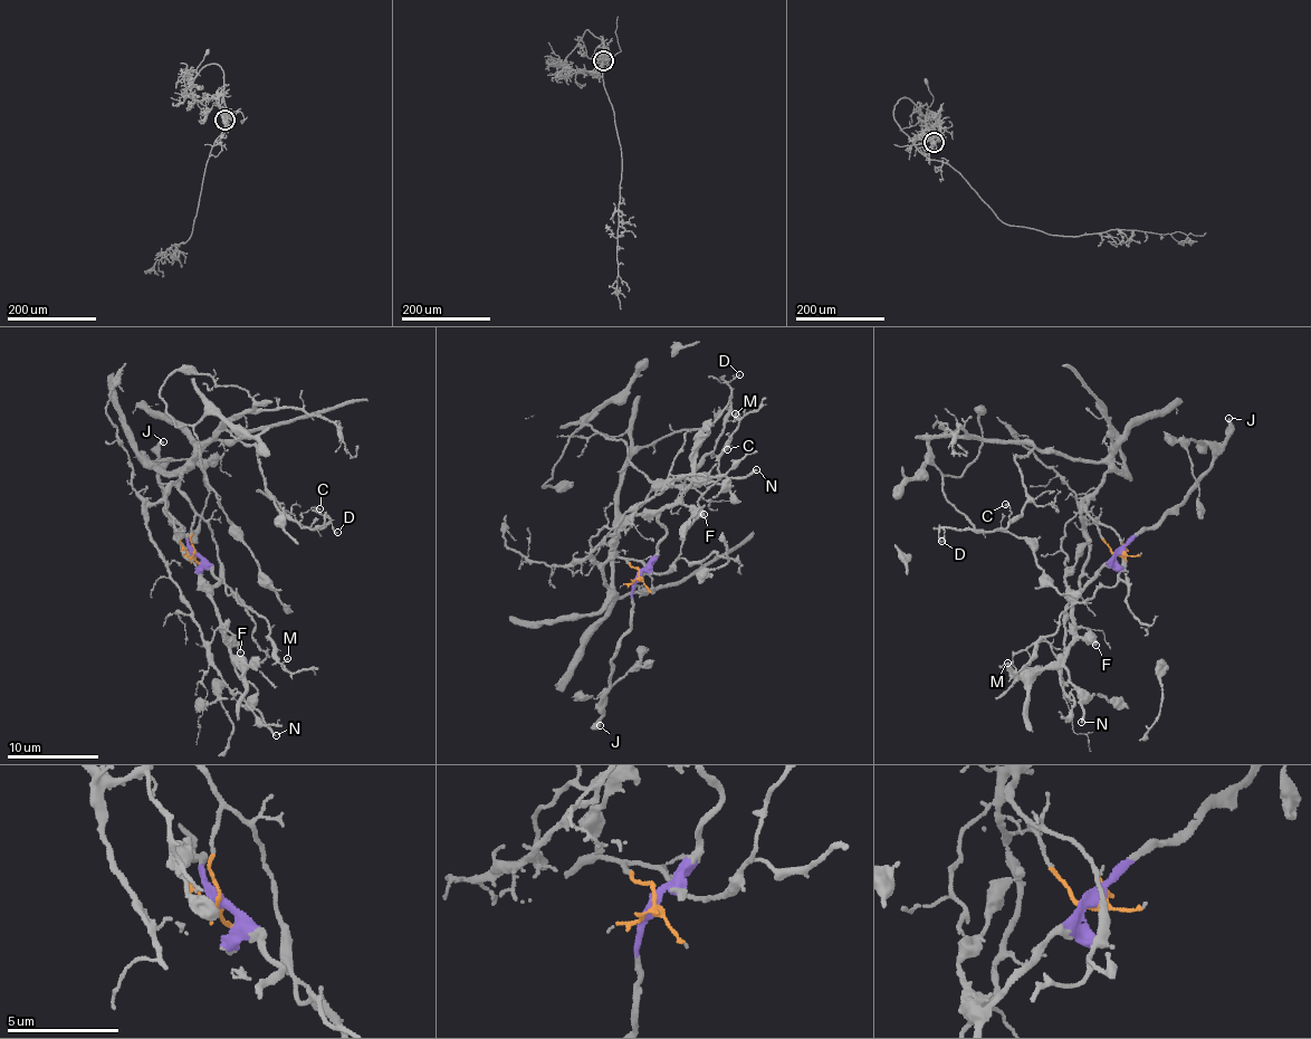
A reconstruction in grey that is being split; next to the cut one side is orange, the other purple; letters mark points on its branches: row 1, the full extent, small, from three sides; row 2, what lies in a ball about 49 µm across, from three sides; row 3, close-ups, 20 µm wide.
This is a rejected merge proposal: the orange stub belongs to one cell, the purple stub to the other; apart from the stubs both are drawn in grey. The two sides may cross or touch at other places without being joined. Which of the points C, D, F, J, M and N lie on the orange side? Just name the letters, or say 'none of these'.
C, D, M

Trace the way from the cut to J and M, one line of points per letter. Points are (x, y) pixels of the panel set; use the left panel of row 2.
J: (194, 553), (182, 526), (165, 510), (166, 501), (159, 478), (160, 445), (164, 441)
M: (194, 554), (191, 537), (198, 515), (214, 539), (226, 590), (266, 619), (273, 657), (284, 669), (287, 657)

